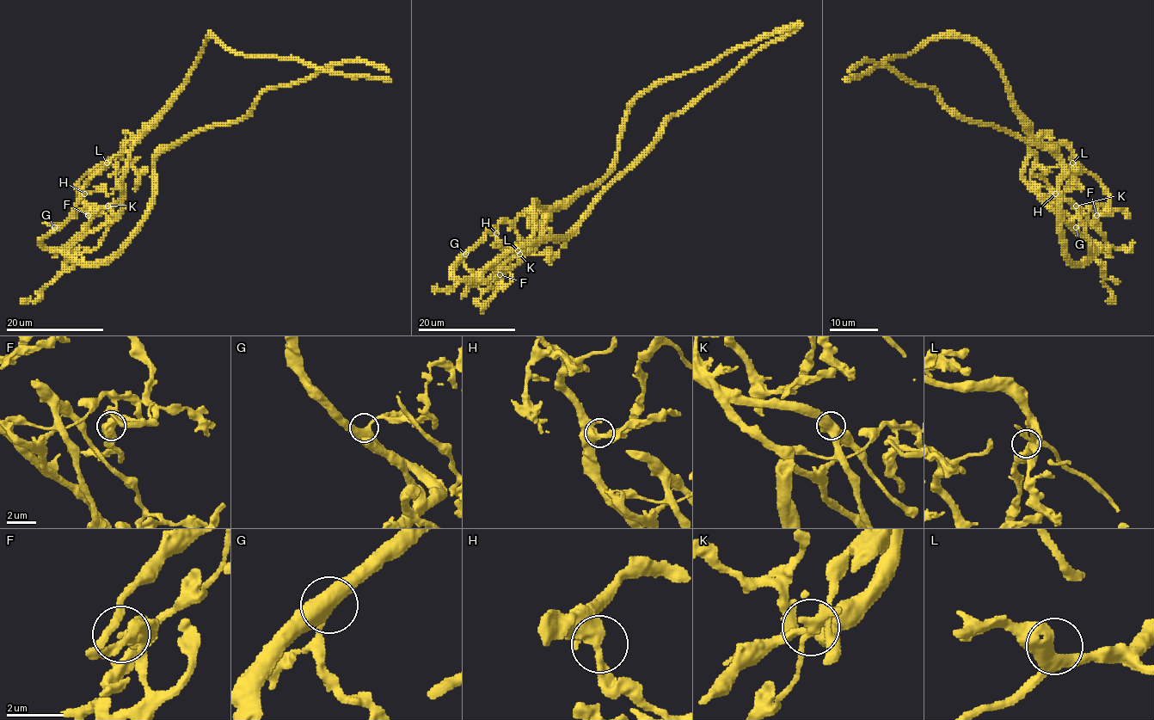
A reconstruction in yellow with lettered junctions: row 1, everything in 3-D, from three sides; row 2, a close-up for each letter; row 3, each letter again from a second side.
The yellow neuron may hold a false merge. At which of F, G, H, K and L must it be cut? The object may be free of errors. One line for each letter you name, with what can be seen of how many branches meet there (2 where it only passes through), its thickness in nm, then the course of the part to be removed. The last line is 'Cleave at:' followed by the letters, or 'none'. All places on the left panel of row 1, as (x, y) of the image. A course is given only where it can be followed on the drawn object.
F: branches 1; calibre 500 nm; course (89, 215), (77, 183), (141, 135), (177, 91), (209, 37), (245, 56), (293, 57), (329, 71), (390, 81)
Cleave at: F

